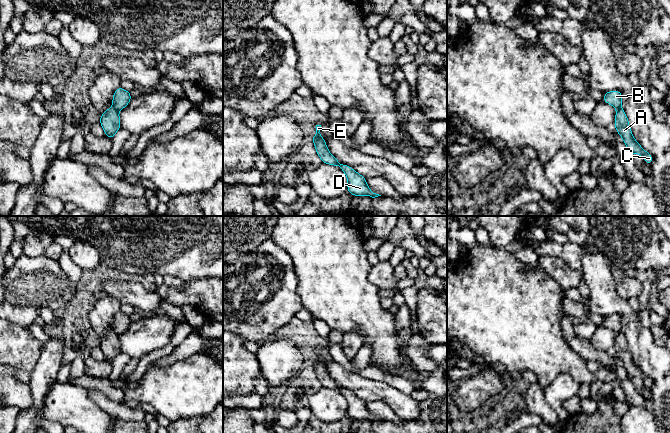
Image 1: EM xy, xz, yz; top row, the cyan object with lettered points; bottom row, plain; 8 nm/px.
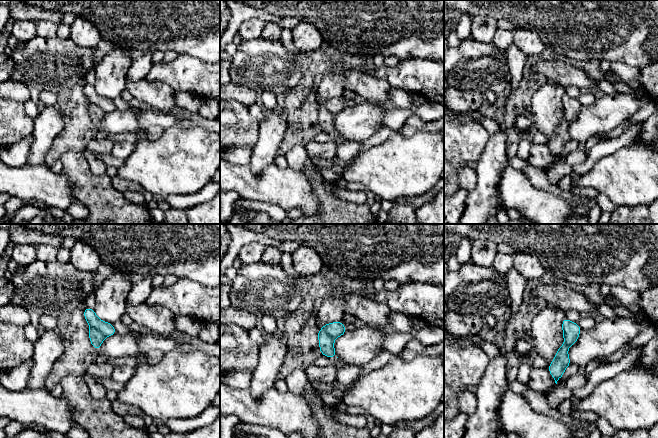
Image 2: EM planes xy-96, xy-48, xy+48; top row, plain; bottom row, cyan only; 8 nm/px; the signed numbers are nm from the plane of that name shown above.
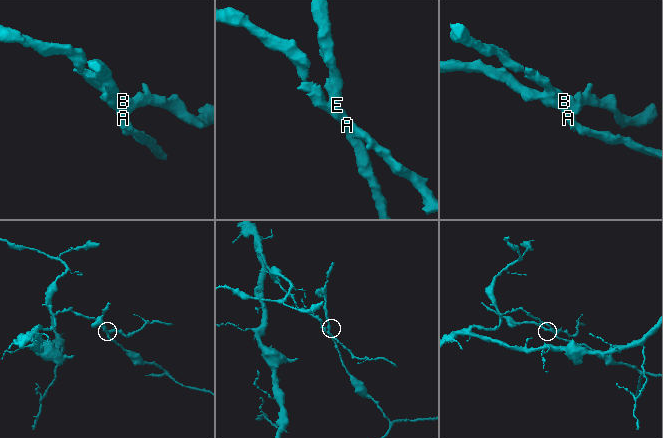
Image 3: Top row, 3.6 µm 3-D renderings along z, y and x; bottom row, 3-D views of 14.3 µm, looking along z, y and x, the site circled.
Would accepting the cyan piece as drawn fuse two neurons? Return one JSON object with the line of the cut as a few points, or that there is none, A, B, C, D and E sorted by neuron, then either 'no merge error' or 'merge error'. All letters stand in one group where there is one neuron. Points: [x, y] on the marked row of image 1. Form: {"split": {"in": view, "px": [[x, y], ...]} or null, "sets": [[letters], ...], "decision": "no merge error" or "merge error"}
{"split": {"in": "xy", "px": [[113, 106], [117, 110]]}, "sets": [["A", "C", "E"], ["B", "D"]], "decision": "merge error"}

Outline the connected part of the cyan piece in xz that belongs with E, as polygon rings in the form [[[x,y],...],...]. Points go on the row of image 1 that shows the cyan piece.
[[[316,125],[316,135],[311,138],[314,143],[317,155],[322,159],[322,163],[340,167],[340,163],[328,150],[324,138],[319,134],[321,125]]]

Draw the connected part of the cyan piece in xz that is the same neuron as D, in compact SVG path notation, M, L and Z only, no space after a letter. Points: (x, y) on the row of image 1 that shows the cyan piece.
M340 164L341 170L346 174L348 186L347 191L353 196L370 196L372 198L381 196L370 190L366 178L357 173L353 168Z

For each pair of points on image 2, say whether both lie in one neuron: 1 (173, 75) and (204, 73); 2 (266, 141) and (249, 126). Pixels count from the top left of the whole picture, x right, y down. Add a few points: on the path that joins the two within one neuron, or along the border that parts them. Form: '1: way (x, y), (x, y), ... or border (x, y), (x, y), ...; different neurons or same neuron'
1: way (181, 74), (196, 74); same neuron
2: border (260, 124), (258, 139), (252, 148); different neurons

